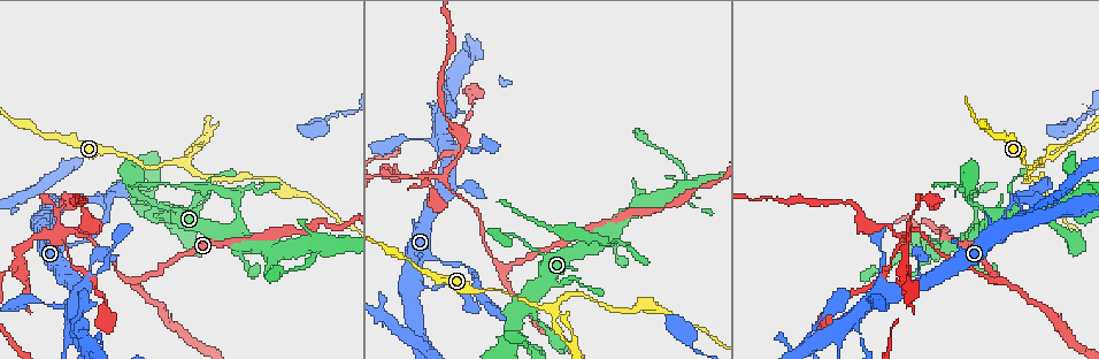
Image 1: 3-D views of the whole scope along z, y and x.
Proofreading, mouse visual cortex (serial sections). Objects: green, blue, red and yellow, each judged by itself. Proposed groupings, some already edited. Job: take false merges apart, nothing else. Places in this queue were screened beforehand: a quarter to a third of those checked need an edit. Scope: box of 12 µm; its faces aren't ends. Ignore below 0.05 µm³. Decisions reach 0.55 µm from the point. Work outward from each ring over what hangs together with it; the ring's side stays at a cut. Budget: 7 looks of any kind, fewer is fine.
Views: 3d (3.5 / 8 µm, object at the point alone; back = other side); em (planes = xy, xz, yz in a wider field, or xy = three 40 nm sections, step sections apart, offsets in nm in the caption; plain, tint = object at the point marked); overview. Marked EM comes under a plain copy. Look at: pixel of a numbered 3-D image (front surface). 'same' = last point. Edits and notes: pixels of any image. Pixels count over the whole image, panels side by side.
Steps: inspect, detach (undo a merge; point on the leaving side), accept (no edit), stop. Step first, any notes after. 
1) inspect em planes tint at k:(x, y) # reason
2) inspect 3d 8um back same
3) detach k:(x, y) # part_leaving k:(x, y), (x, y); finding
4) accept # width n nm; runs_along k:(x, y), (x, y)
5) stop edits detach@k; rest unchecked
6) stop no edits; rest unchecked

inspect 3d 3.5um back at 1:(444, 262) # sudden change in width

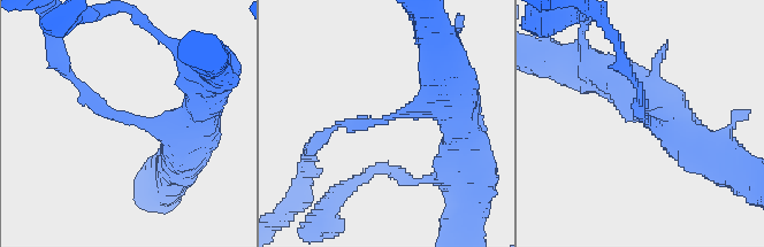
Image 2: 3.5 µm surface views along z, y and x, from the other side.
inspect em xy step 2 tint at 2:(646, 117)

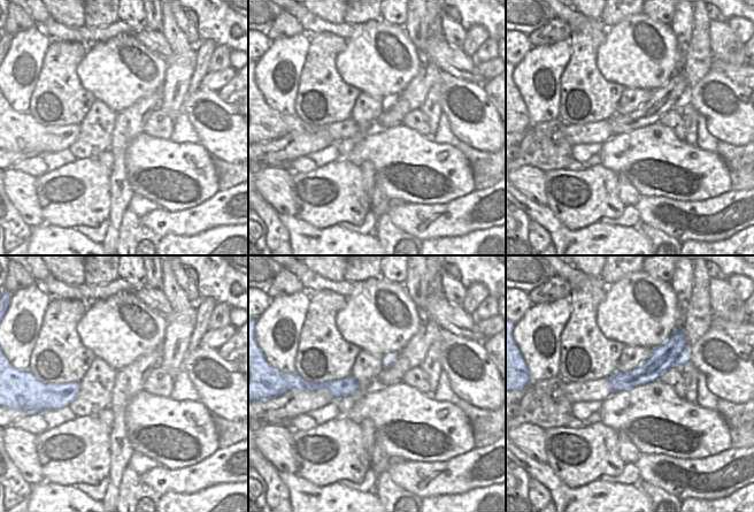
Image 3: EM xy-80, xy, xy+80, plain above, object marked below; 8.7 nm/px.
inspect em planes tint same # cut it another way

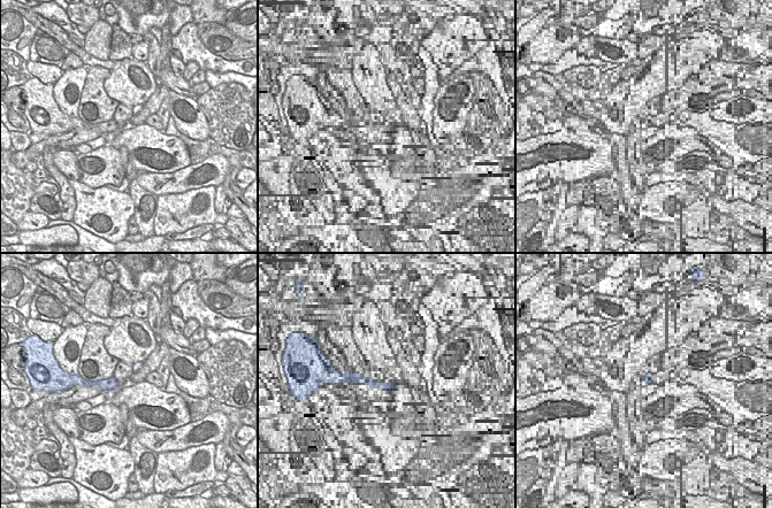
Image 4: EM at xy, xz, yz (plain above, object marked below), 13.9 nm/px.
accept # one cell here

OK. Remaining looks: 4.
inspect 3d 8um at 1:(1001, 279) # a fork

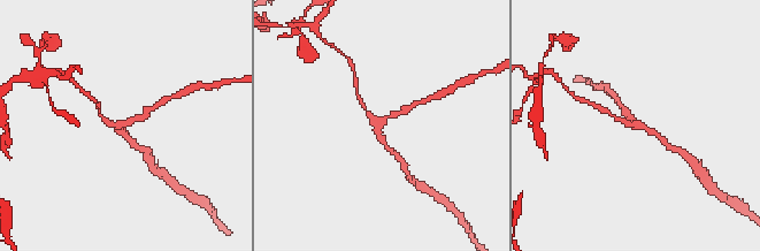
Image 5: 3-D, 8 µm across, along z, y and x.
inspect 3d 3.5um back at 5:(379, 120) # closer look

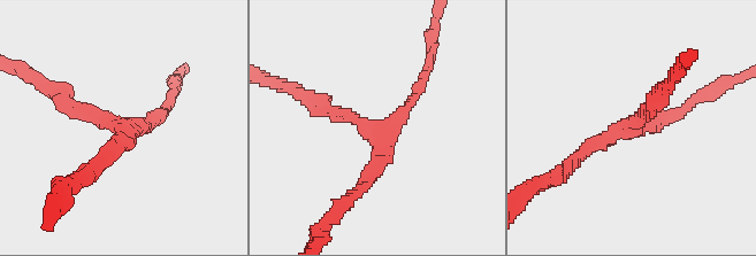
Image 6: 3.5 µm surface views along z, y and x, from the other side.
inspect em xy step 3 tint at 6:(118, 127) # arms 3; arm_widths 150, 200, 200 nm

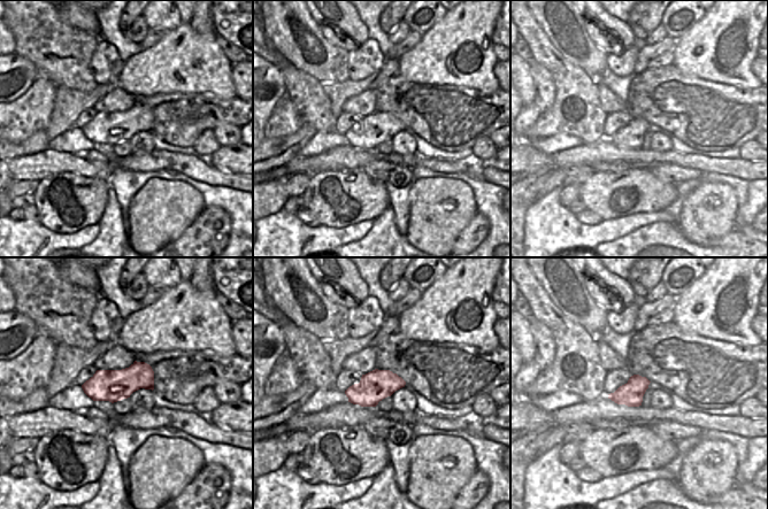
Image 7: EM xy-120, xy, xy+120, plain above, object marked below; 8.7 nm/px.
accept # width 260 nm; runs_along 6:(314, 100), (386, 130), (421, 79); all the same cell

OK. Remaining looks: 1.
stop no edits; rest unchecked

